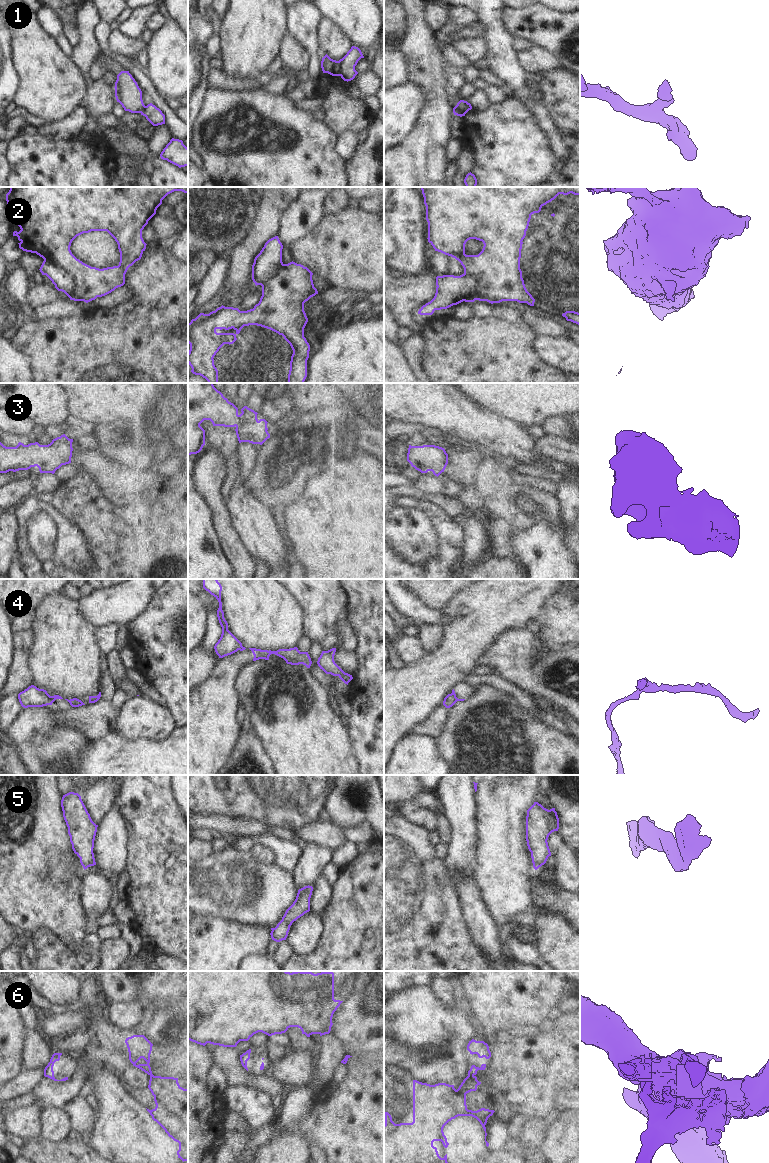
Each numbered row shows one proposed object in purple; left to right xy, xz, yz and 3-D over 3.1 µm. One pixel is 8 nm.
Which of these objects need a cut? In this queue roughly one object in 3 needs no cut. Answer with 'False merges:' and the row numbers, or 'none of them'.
False merges: 1, 2, 4, 6

